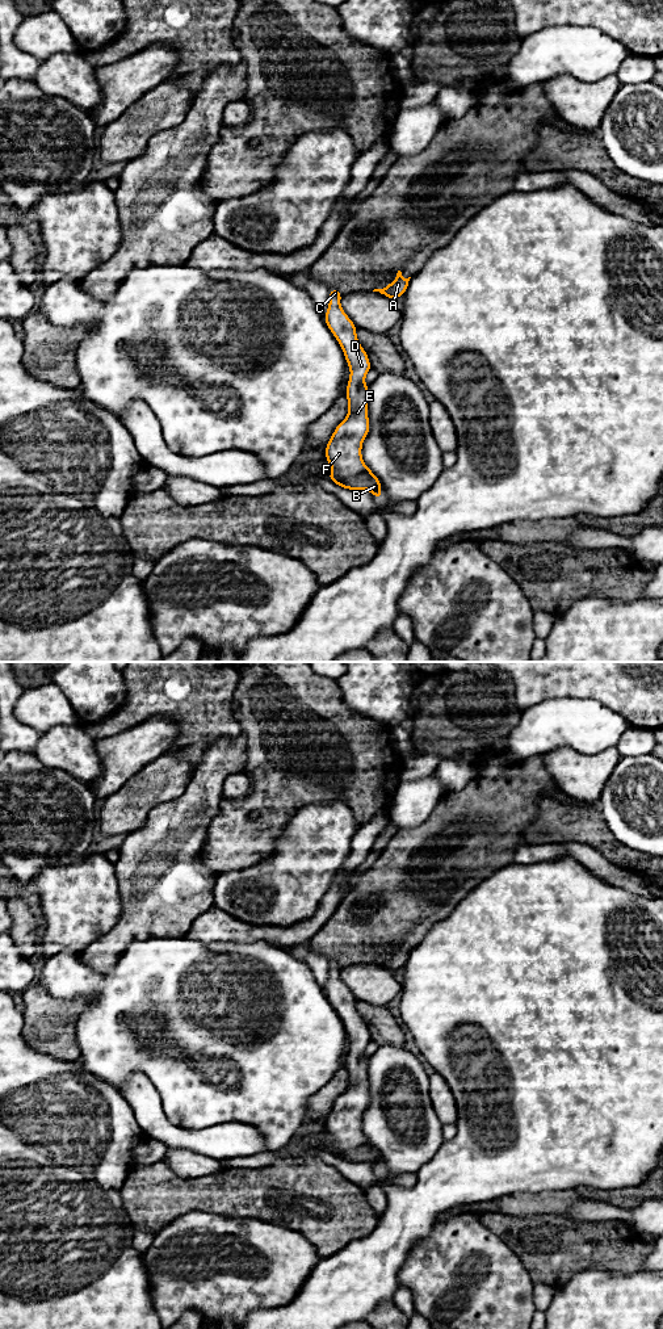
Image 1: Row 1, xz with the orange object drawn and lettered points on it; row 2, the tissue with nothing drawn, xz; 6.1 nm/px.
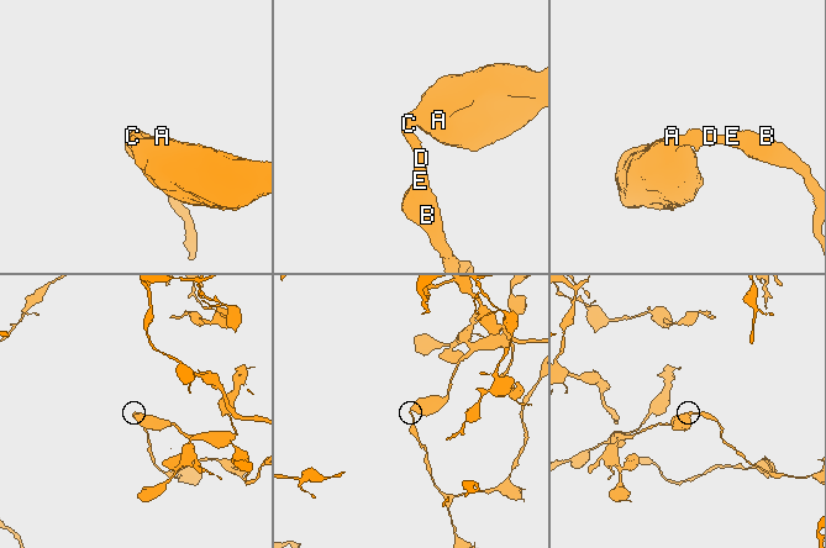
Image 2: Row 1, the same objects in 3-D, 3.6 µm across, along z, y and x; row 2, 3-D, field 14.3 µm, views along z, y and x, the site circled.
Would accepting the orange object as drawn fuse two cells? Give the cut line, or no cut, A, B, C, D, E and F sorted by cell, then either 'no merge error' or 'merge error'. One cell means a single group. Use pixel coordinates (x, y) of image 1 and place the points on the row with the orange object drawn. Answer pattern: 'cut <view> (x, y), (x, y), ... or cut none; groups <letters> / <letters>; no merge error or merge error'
cut none; groups A B C D E F; no merge error

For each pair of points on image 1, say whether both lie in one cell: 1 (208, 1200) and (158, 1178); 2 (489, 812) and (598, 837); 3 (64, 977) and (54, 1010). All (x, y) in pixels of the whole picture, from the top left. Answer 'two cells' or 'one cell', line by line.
1: one cell
2: two cells
3: two cells

